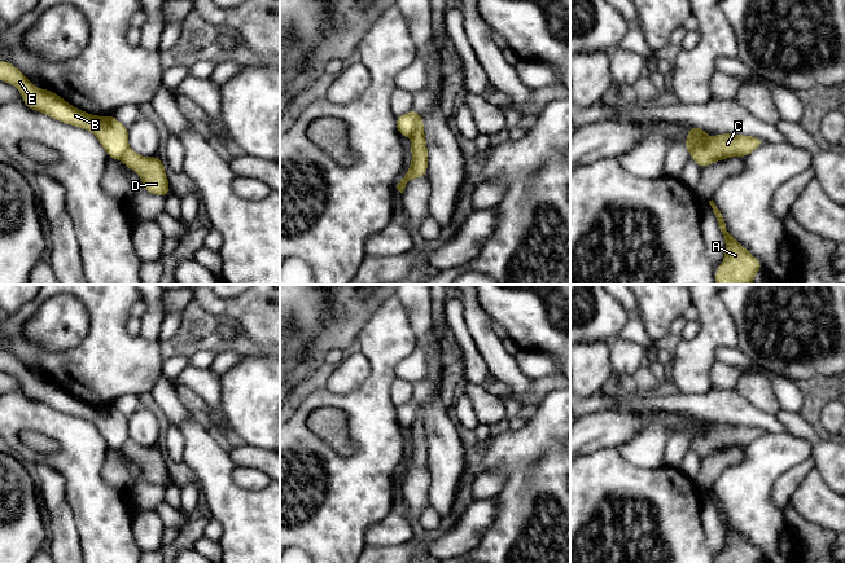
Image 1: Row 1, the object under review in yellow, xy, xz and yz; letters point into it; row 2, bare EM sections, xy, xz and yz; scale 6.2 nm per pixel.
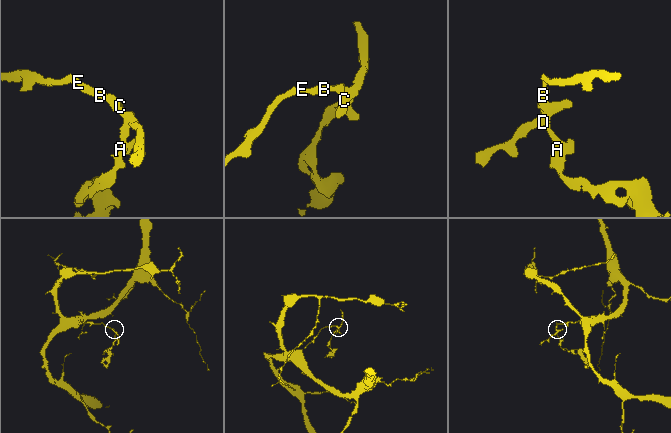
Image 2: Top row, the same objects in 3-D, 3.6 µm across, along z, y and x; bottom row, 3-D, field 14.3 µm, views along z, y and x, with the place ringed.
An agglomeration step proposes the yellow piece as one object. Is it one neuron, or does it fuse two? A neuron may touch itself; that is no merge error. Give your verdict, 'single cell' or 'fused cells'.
fused cells

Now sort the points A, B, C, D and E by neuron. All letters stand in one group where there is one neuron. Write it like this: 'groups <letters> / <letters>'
groups A C D / B E

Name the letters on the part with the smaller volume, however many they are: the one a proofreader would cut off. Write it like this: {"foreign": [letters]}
{"foreign": ["A", "C", "D"]}

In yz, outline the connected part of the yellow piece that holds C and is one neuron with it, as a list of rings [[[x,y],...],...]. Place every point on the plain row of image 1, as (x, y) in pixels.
[[[721,423],[714,425],[709,435],[693,440],[689,447],[700,458],[731,447],[747,447],[765,431],[754,426]]]

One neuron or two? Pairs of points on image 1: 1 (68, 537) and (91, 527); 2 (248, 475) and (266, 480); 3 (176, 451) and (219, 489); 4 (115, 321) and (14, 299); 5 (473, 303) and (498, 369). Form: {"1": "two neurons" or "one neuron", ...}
{"1": "two neurons", "2": "one neuron", "3": "two neurons", "4": "two neurons", "5": "one neuron"}

